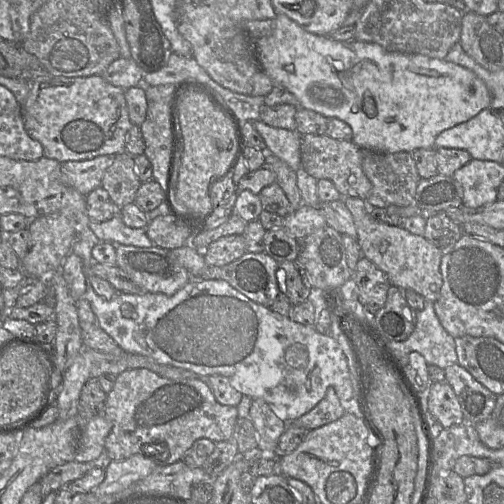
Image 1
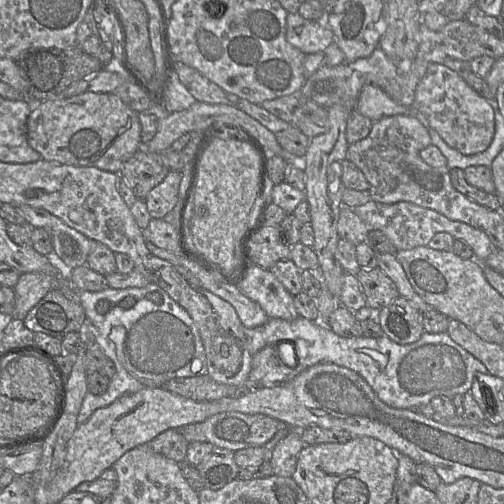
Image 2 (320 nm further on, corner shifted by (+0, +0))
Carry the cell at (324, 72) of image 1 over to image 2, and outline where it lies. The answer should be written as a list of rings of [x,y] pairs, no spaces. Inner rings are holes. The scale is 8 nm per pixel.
[[[365,84],[361,89],[356,102],[356,110],[372,121],[405,114],[412,115],[425,123],[425,116],[413,106],[403,106],[395,102],[379,87],[371,84]]]

